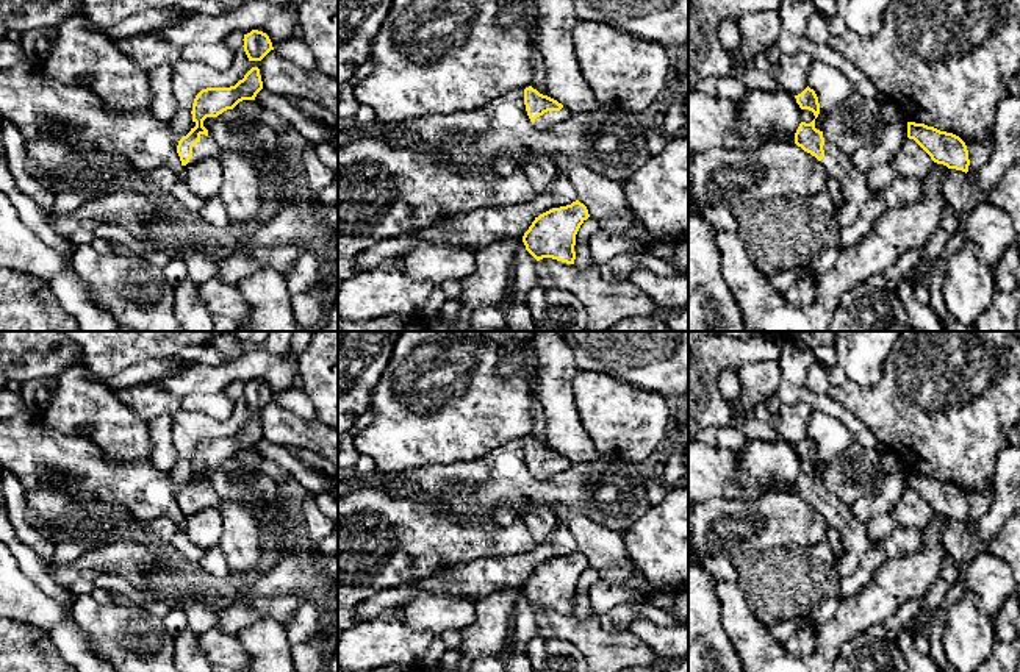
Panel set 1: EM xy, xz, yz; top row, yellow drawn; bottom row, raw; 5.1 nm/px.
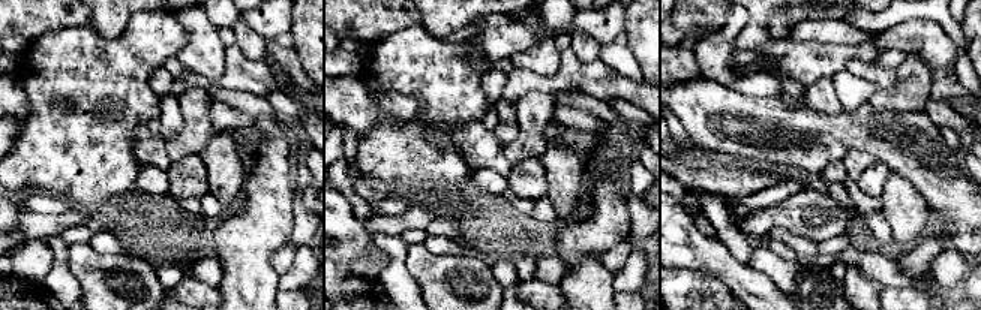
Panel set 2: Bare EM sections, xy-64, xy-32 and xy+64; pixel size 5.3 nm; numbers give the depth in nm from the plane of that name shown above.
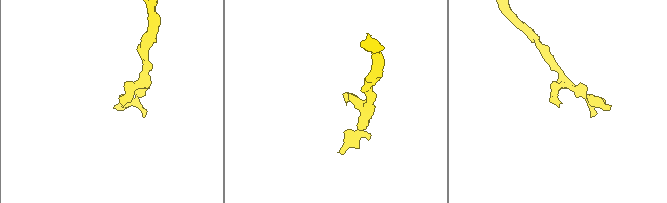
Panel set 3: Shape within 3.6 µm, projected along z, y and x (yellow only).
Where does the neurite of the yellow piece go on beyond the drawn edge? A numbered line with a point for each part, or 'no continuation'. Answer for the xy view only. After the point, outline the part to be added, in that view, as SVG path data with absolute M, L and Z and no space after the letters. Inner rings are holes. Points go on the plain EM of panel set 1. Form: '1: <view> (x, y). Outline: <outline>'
1: xy (207, 497). Outline: M200 484L200 491L192 497L192 508L188 514L196 514L200 509L217 506L219 502L221 499L211 486Z

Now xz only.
1: xz (549, 469). Outline: M563 456L560 461L548 461L543 466L537 467L533 475L537 480L549 480L569 467L569 459Z

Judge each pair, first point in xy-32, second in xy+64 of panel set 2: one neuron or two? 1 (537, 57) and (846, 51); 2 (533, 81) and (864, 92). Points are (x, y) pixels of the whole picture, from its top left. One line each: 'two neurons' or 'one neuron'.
1: two neurons
2: one neuron

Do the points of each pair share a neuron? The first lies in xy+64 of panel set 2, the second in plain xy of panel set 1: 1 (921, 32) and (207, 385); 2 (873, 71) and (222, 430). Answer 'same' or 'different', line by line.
1: same
2: different

